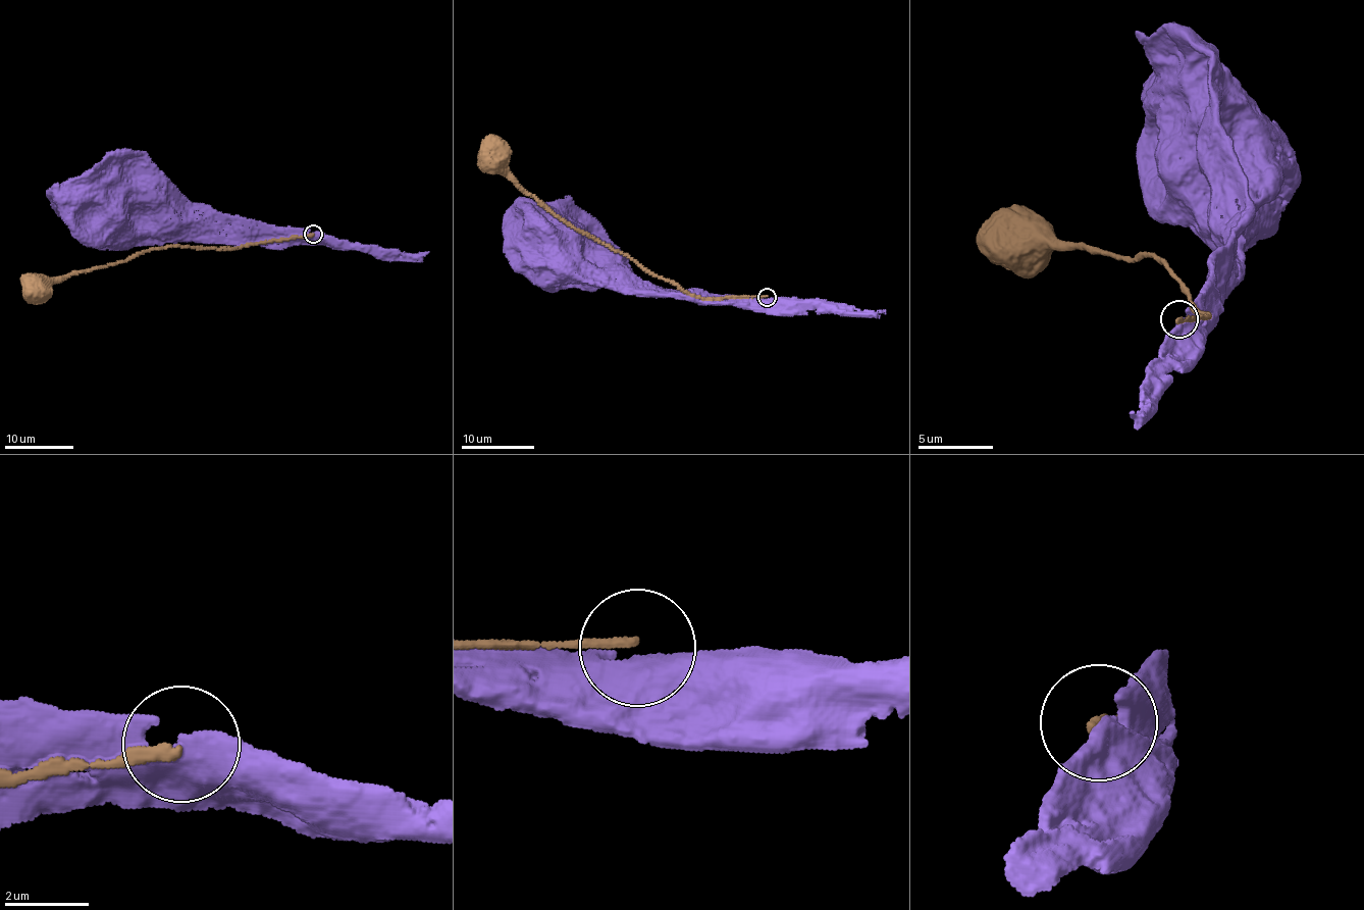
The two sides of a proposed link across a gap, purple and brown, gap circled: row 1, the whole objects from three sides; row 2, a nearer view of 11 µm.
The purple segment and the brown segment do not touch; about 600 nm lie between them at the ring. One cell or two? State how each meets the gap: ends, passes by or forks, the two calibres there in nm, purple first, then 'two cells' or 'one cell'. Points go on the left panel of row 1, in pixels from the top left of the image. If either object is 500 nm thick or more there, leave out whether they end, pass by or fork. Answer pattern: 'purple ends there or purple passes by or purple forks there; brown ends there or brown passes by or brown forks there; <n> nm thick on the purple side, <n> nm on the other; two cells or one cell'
750 nm thick on the purple side, 240 nm on the other; two cells

